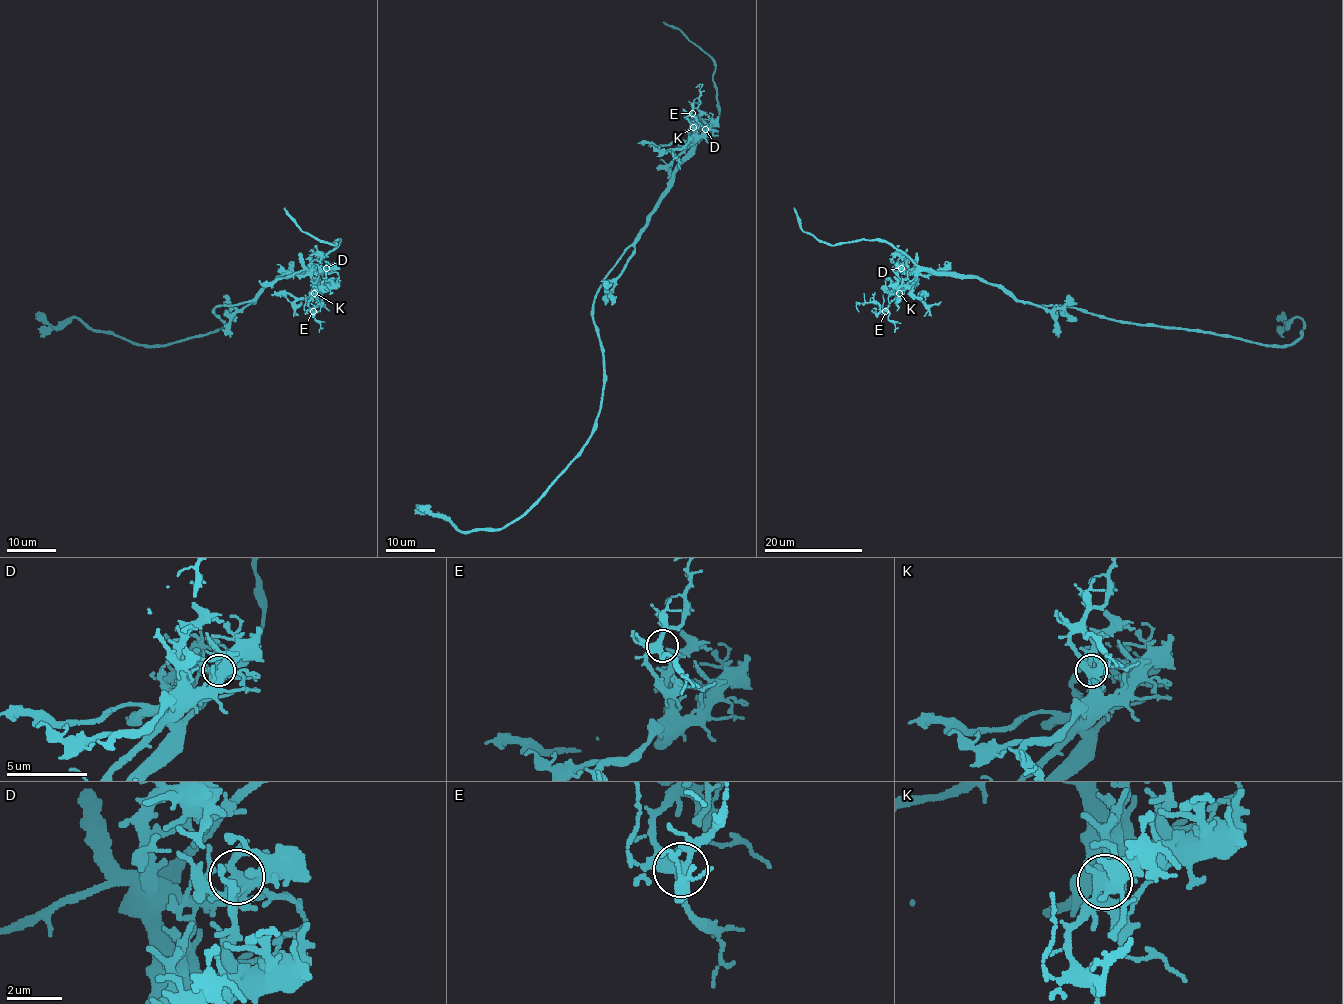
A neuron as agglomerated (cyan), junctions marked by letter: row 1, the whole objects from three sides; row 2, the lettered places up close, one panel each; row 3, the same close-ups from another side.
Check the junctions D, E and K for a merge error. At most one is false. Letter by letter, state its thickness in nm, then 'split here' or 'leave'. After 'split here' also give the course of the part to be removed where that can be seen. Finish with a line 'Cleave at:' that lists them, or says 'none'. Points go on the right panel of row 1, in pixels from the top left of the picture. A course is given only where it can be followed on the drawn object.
D: calibre 440 nm; leave
E: calibre 360 nm; leave
K: calibre 360 nm; split here; course (899, 293), (884, 310), (878, 304), (866, 302), (856, 305), (858, 311)
Cleave at: K

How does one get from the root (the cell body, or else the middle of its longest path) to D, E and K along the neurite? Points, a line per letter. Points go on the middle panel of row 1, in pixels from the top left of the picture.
D: (594, 302), (602, 279), (644, 226), (647, 215), (667, 186), (676, 165), (705, 129)
E: (594, 302), (602, 279), (633, 242), (667, 186), (670, 165), (689, 145), (693, 126), (687, 117), (692, 113)
K: (594, 302), (602, 279), (633, 242), (667, 186), (670, 165), (689, 145), (693, 127)

